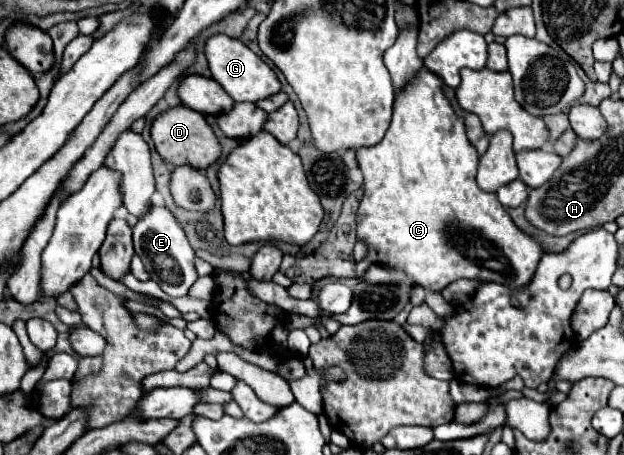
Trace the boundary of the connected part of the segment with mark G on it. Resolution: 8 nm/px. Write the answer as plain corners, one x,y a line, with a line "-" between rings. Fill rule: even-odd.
213,34
205,40
205,58
209,62
211,78
221,84
221,88
235,100
235,102
257,102
269,98
281,90
281,84
275,72
243,42
229,38
227,34

